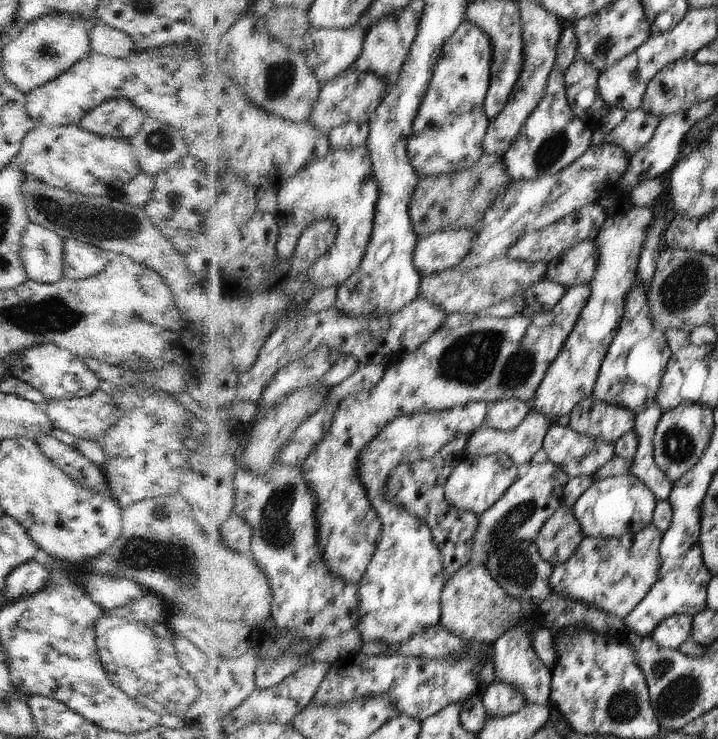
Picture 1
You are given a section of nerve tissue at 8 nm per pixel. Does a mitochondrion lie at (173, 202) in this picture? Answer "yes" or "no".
yes

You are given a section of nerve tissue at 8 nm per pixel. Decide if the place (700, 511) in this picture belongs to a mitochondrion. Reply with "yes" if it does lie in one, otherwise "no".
no

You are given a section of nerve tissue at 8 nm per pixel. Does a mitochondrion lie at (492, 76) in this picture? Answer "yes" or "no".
no

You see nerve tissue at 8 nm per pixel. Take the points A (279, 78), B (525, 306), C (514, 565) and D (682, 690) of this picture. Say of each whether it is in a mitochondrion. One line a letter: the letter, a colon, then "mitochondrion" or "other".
A: mitochondrion
B: other
C: mitochondrion
D: mitochondrion

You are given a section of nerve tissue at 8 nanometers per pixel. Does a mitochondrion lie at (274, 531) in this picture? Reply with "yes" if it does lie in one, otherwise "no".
yes

